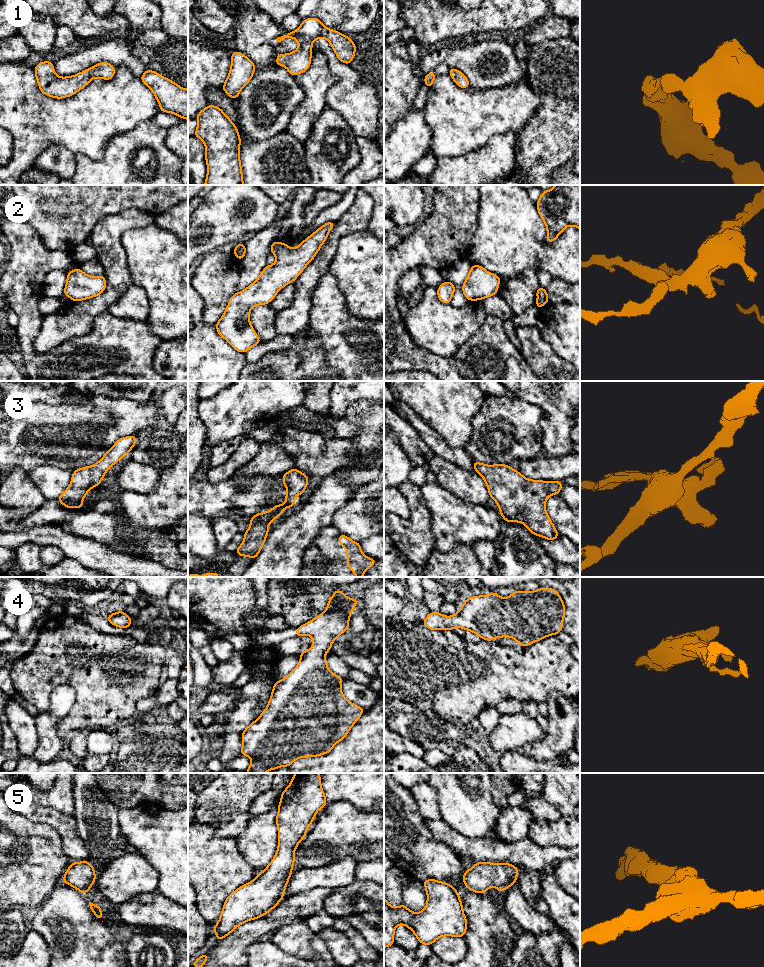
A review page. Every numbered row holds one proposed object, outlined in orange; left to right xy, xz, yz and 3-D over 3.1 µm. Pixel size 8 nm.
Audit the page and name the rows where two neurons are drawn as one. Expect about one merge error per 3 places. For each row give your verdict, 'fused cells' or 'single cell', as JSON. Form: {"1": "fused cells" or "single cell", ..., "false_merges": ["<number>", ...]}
{"1": "single cell", "2": "single cell", "3": "single cell", "4": "single cell", "5": "single cell", "false_merges": []}

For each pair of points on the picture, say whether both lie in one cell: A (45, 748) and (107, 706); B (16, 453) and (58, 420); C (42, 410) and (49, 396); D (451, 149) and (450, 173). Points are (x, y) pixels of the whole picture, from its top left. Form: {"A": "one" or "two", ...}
{"A": "two", "B": "one", "C": "two", "D": "two"}

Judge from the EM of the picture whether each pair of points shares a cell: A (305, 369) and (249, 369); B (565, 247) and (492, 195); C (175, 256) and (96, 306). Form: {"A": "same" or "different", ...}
{"A": "same", "B": "same", "C": "different"}

